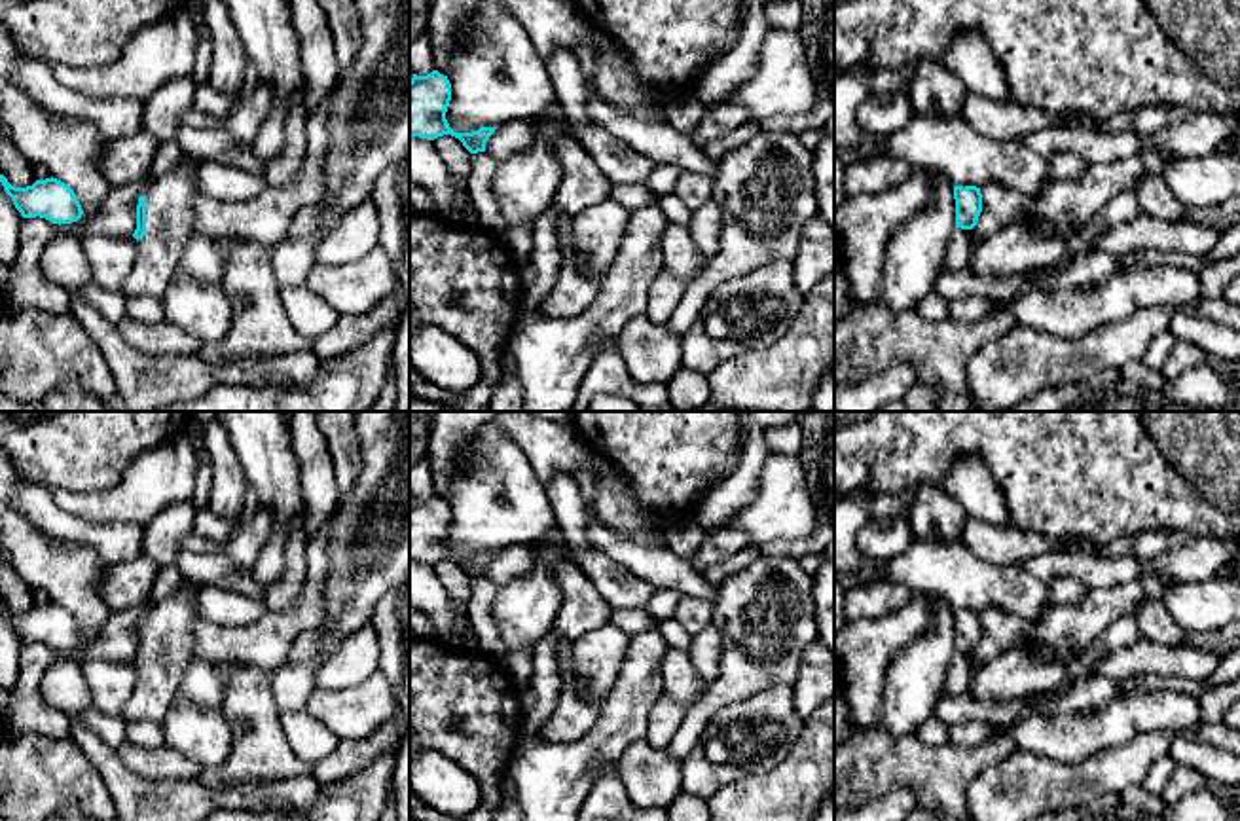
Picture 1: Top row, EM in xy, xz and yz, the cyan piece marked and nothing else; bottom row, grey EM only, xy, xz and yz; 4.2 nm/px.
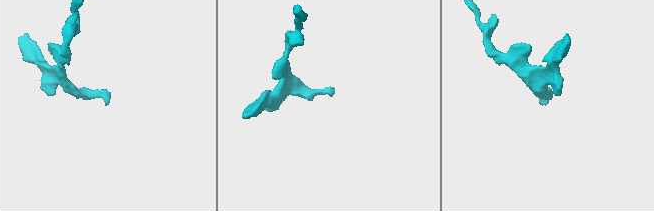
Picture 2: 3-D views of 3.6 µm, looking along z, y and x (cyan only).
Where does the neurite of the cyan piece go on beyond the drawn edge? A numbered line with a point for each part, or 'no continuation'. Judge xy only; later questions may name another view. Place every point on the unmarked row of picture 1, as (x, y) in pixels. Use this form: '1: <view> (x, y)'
1: xy (171, 622)

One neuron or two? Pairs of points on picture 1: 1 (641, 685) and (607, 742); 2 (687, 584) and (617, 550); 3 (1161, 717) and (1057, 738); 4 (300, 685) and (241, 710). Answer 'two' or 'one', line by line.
1: one
2: one
3: one
4: two

